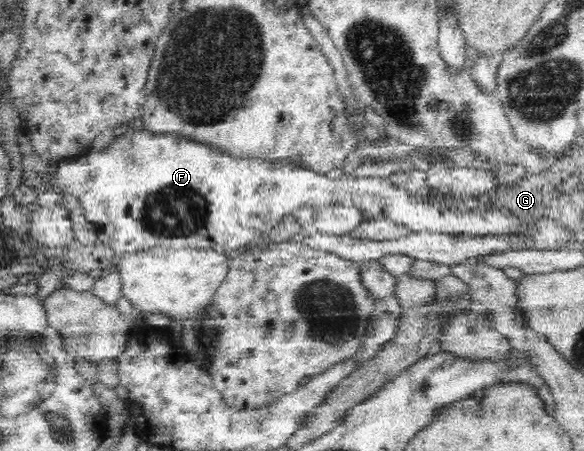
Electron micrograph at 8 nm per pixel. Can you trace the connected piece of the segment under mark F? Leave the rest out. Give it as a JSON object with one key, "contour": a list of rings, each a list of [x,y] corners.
{"contour":[[[133,127],[126,129],[122,135],[116,136],[115,140],[102,152],[91,150],[91,153],[88,155],[77,155],[75,158],[69,161],[61,162],[58,165],[58,169],[50,174],[41,174],[39,172],[36,173],[31,171],[24,172],[21,181],[31,185],[32,187],[35,187],[38,193],[44,193],[50,190],[55,193],[61,193],[62,195],[68,193],[77,197],[81,207],[85,210],[86,219],[88,219],[90,223],[94,223],[94,227],[96,227],[96,233],[98,233],[98,241],[102,241],[102,243],[110,245],[110,248],[116,252],[117,256],[124,255],[127,252],[147,251],[148,248],[155,246],[169,246],[174,248],[184,247],[208,251],[214,250],[220,254],[228,253],[228,251],[242,252],[248,248],[250,241],[254,241],[254,239],[256,239],[256,237],[260,237],[262,233],[266,233],[266,231],[274,229],[274,227],[280,223],[280,219],[282,219],[284,215],[290,215],[292,211],[300,209],[300,205],[302,205],[302,207],[304,207],[304,205],[314,205],[314,207],[320,207],[320,201],[324,203],[324,207],[328,207],[328,205],[336,205],[336,203],[342,203],[342,205],[344,205],[346,201],[352,201],[352,203],[358,203],[358,205],[360,205],[360,203],[362,203],[362,205],[368,205],[368,217],[378,217],[378,215],[382,215],[382,219],[394,219],[396,224],[402,224],[410,232],[426,231],[441,232],[460,236],[492,236],[506,232],[516,233],[519,231],[519,229],[522,229],[520,221],[515,221],[510,217],[506,217],[503,213],[500,213],[494,209],[478,207],[473,210],[466,209],[466,211],[462,213],[457,211],[444,211],[439,205],[435,206],[428,205],[427,203],[422,203],[422,201],[420,201],[418,198],[413,198],[412,195],[408,194],[408,190],[406,190],[405,187],[394,185],[389,180],[389,178],[344,176],[344,179],[331,179],[330,177],[327,177],[326,174],[312,171],[310,168],[302,168],[291,158],[284,158],[280,160],[239,158],[238,156],[223,152],[220,147],[216,147],[213,144],[190,140],[184,135],[176,133],[156,134],[146,129],[134,129]]]}

